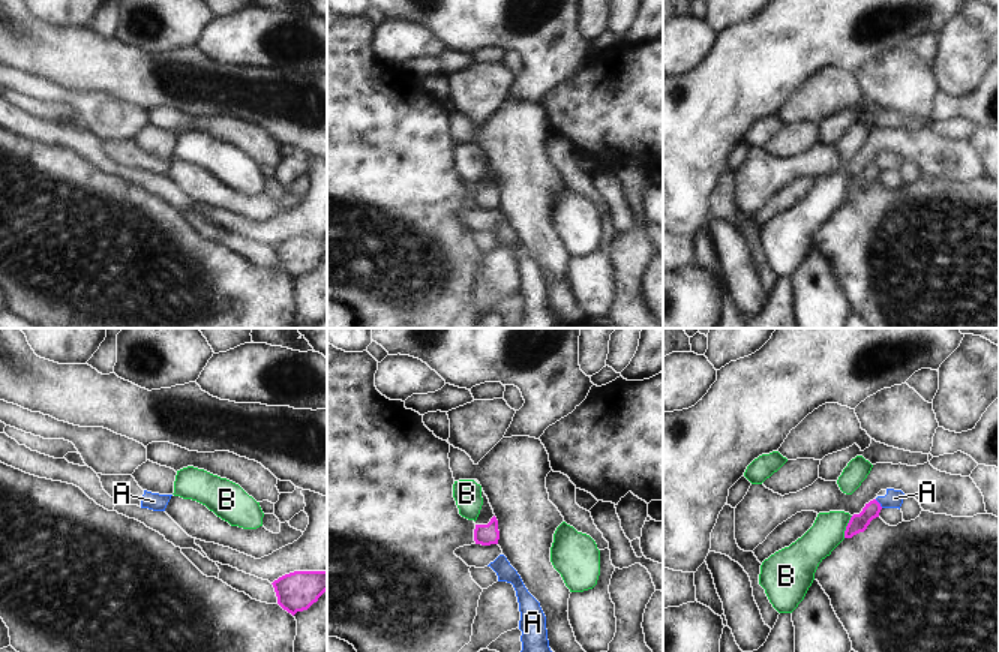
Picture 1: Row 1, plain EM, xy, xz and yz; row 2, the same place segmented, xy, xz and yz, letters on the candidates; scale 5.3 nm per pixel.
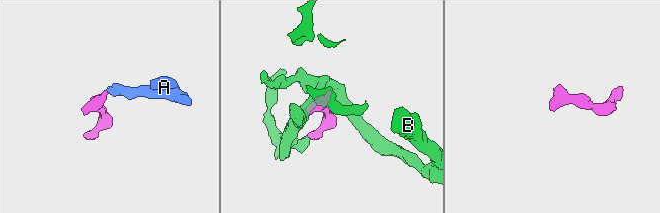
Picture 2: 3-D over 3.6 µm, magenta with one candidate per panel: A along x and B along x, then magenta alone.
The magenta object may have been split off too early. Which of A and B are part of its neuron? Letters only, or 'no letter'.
no letter

